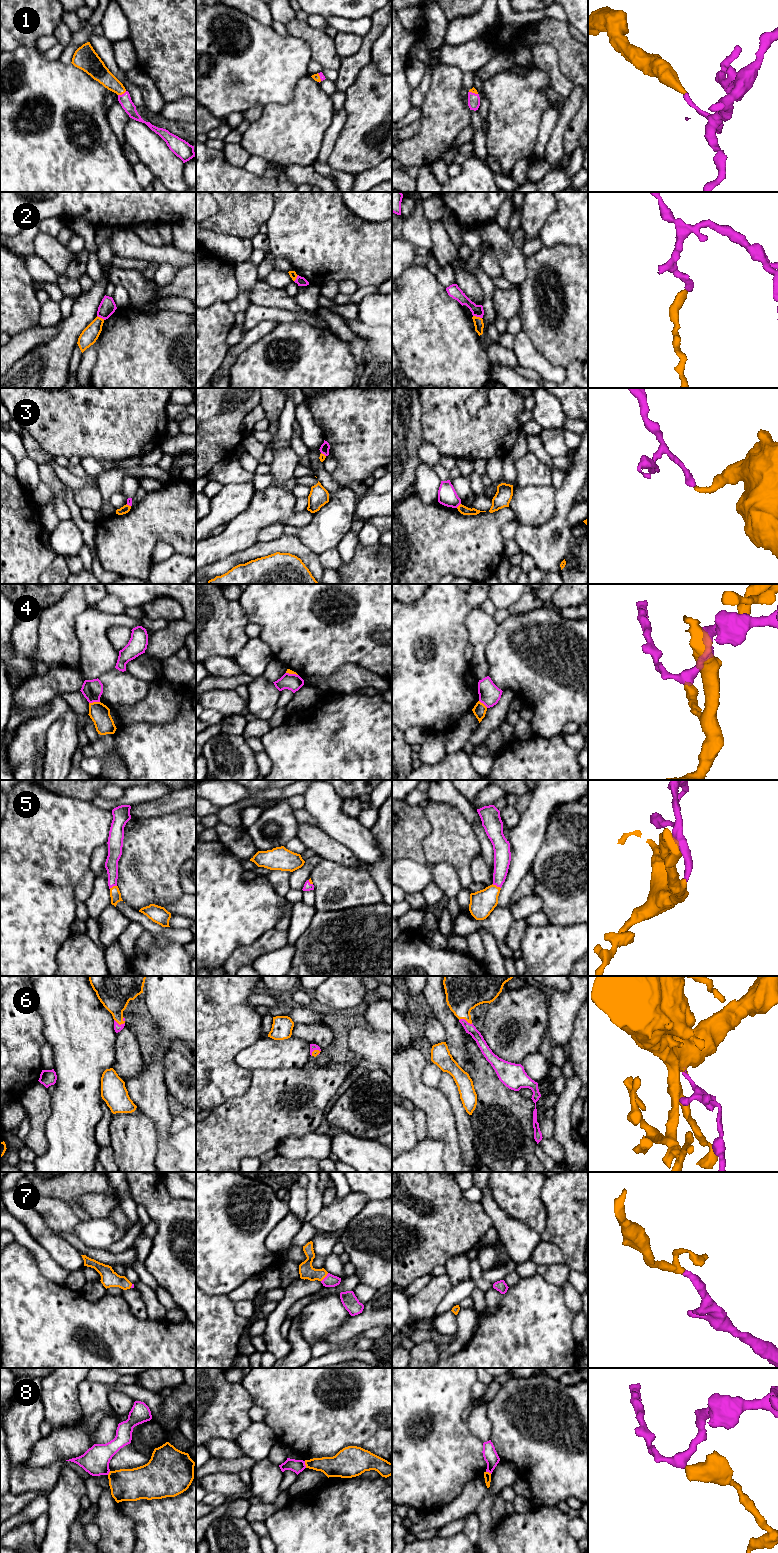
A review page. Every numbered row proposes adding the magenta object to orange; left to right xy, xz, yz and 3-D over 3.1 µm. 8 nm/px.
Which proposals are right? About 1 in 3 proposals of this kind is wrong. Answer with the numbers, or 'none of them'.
1, 5, 6, 7

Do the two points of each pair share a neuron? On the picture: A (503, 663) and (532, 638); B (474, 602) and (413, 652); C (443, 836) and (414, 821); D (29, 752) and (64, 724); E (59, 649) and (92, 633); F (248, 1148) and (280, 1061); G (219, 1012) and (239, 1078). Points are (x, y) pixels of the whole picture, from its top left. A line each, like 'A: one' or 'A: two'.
A: one
B: two
C: two
D: two
E: two
F: two
G: one

